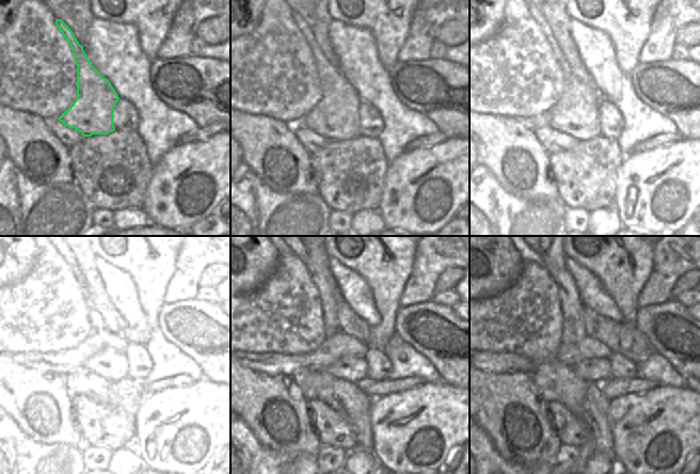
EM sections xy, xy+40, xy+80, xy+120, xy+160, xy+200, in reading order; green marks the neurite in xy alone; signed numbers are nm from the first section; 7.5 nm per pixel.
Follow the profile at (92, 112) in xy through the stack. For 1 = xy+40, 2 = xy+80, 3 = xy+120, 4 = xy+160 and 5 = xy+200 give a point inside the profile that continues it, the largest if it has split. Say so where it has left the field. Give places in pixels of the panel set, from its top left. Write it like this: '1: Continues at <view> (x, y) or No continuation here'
1: Continues at xy+40 (335, 116)
2: Continues at xy+80 (576, 114)
3: Continues at xy+120 (110, 364)
4: Continues at xy+160 (353, 368)
5: Continues at xy+200 (598, 370).

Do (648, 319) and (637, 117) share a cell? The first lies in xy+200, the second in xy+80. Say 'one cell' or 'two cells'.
two cells

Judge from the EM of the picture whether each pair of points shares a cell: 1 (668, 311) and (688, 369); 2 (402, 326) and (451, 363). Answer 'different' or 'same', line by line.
1: same
2: same

